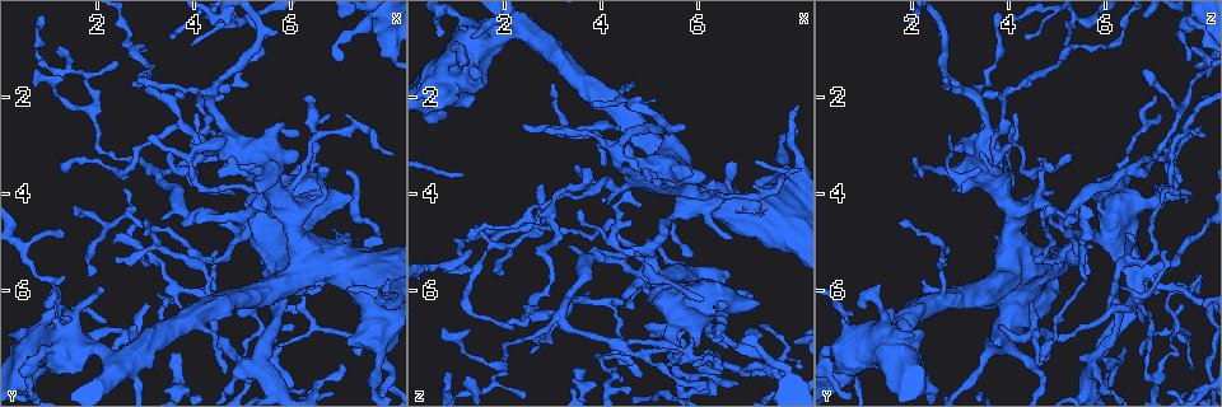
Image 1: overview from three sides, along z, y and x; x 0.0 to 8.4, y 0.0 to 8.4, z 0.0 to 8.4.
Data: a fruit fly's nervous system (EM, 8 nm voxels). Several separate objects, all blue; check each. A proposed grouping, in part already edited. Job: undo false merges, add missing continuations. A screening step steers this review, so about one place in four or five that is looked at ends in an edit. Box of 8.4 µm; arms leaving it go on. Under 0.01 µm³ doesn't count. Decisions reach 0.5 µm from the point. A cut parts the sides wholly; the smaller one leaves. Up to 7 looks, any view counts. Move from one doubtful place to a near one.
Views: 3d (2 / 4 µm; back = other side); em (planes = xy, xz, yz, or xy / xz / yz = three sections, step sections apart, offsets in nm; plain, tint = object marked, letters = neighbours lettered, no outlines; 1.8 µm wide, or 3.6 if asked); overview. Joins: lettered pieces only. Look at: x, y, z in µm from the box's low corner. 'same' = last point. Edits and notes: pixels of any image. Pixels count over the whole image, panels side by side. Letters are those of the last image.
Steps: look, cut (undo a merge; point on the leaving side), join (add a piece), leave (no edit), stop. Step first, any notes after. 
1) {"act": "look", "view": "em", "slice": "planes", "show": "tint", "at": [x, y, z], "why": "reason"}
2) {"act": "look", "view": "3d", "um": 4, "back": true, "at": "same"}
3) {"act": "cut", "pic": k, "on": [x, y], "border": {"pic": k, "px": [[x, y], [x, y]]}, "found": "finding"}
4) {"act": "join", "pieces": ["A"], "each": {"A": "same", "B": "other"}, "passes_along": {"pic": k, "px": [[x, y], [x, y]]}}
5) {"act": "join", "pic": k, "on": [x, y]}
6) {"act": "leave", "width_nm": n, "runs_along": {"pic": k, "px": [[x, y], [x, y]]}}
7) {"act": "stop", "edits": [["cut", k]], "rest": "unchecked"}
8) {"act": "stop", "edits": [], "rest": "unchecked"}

{"act": "look", "view": "3d", "um": 2, "at": [1.35, 4.85, 5.10], "why": "thin end"}

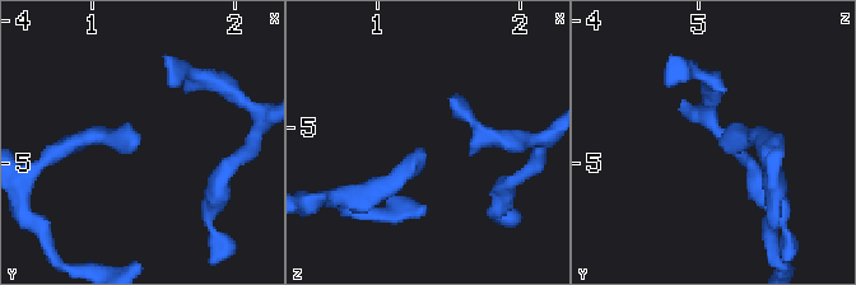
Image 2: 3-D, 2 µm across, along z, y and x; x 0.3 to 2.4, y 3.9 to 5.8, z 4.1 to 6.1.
{"act": "look", "view": "em", "slice": "planes", "show": "plain", "at": [1.32, 4.86, 5.16]}

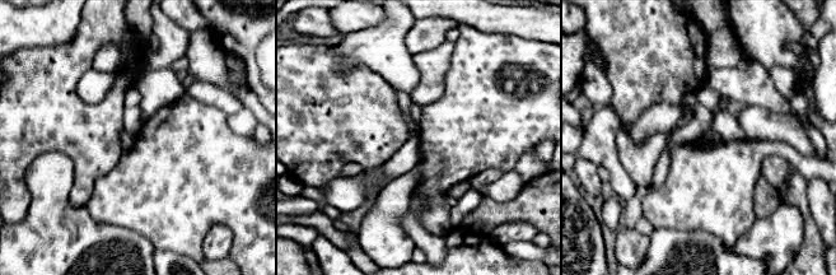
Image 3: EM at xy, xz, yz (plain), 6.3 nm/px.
{"act": "look", "view": "em", "slice": "planes", "show": "letters", "at": "same"}

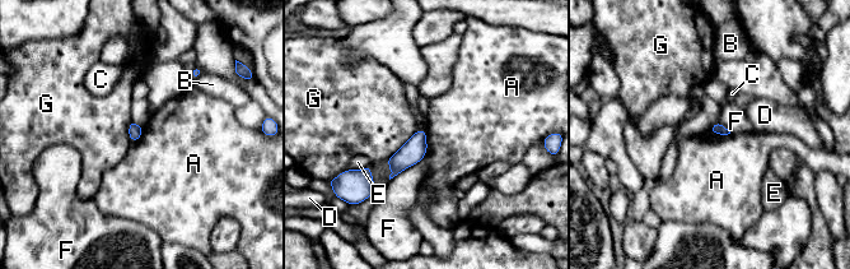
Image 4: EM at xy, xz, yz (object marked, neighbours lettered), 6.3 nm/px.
{"act": "leave", "each": {"A": "other", "B": "other", "C": "other", "D": "other", "E": "other", "F": "other", "G": "other"}, "border": {"pic": 4, "px": [[425, 129], [426, 153], [421, 159]]}, "found": "none of them fits"}

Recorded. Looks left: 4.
{"act": "look", "view": "em", "slice": "planes", "show": "letters", "at": [3.55, 0.75, 4.30], "why": "branch stops here"}

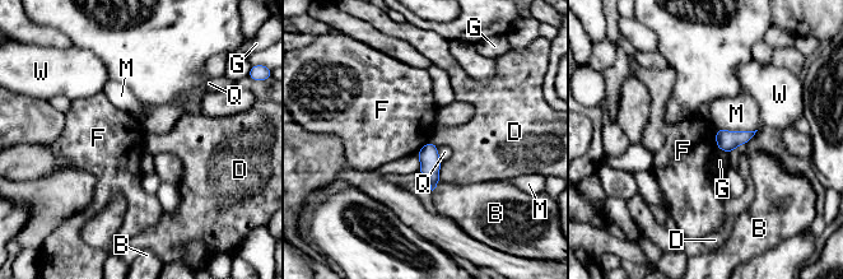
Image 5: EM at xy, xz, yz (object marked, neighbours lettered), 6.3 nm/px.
{"act": "leave", "each": {"B": "other", "D": "other", "F": "other", "G": "other", "M": "other", "Q": "other", "W": "other"}, "found": "no lettered piece goes on from it"}

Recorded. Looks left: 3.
{"act": "look", "view": "3d", "um": 4, "back": true, "at": [5.65, 5.60, 6.70]}

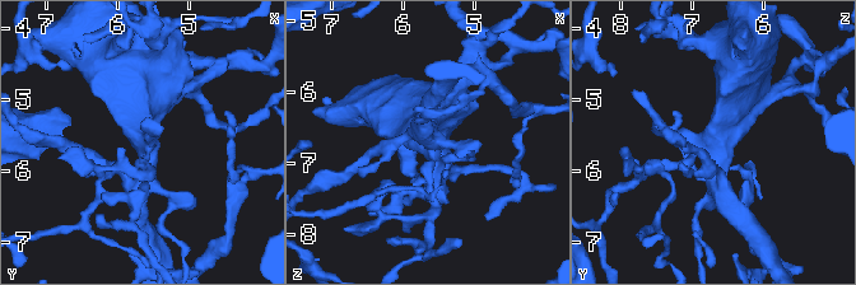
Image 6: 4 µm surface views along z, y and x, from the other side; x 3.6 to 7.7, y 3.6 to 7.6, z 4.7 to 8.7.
{"act": "look", "view": "em", "slice": "planes", "show": "plain", "at": [5.60, 5.60, 6.60], "why": "need the tissue"}

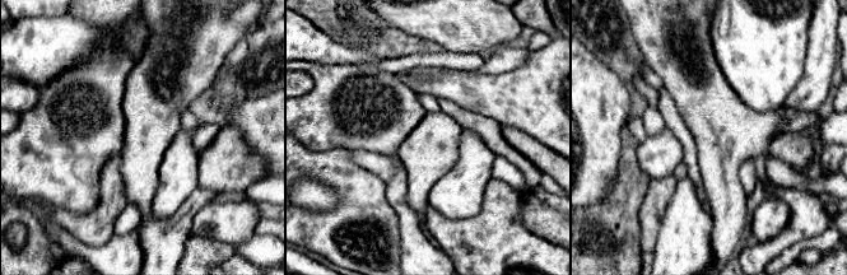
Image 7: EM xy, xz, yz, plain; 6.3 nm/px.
{"act": "look", "view": "em", "slice": "planes", "show": "letters", "at": "same"}

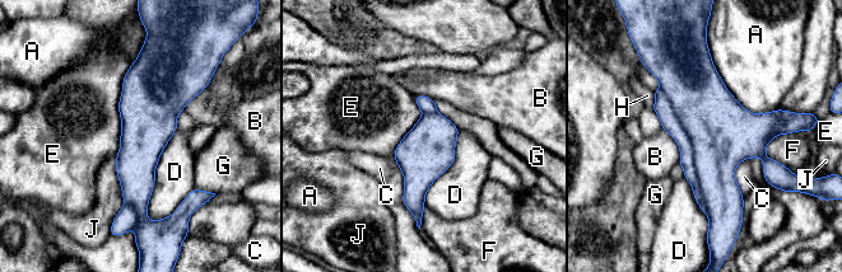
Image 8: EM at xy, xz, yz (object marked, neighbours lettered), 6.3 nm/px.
{"act": "cut", "pic": 8, "on": [722, 132], "width_nm": 340, "each": {"A": "other", "B": "other", "C": "other", "D": "other", "E": "other", "F": "other", "G": "other", "H": "other", "J": "other"}, "found": "two neurons meet here"}

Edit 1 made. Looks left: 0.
{"act": "stop", "edits": [["cut", 8]], "rest": "unchecked"}

